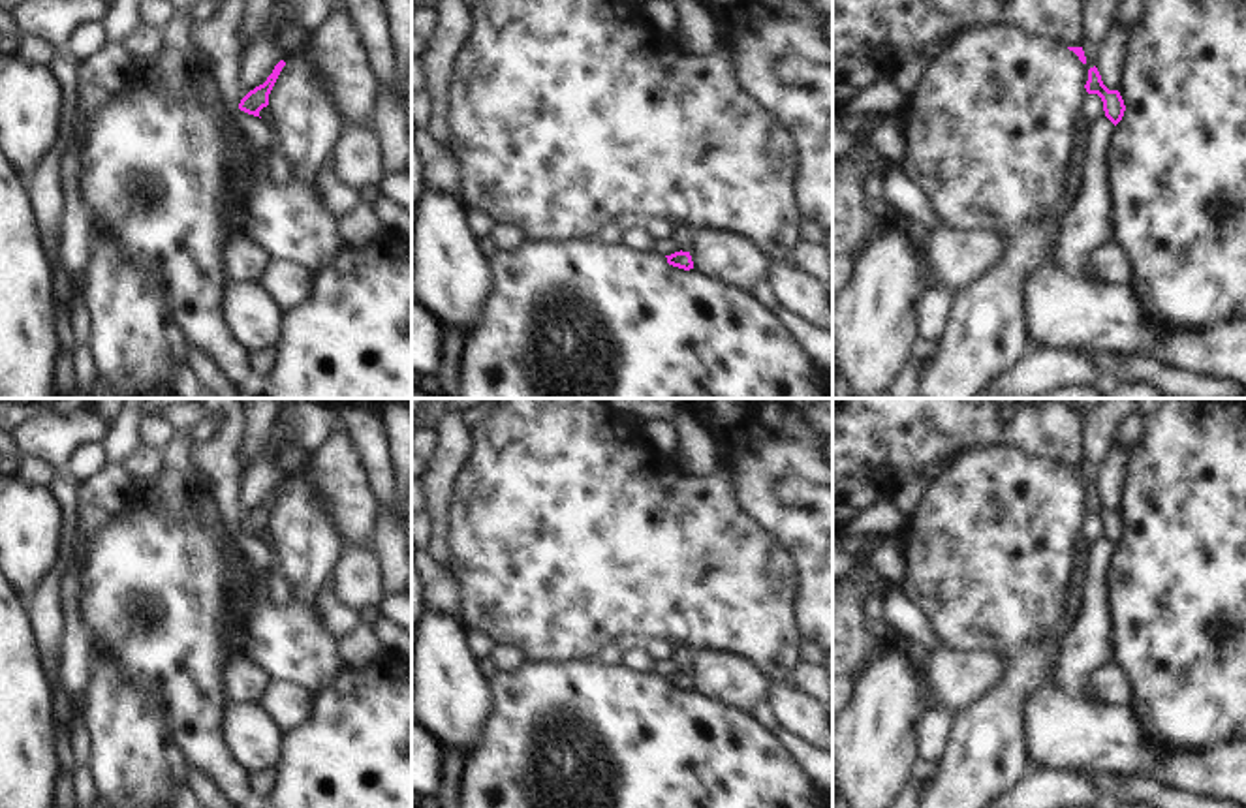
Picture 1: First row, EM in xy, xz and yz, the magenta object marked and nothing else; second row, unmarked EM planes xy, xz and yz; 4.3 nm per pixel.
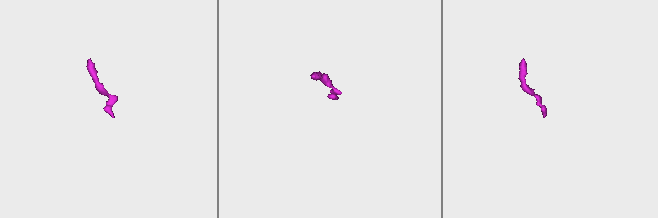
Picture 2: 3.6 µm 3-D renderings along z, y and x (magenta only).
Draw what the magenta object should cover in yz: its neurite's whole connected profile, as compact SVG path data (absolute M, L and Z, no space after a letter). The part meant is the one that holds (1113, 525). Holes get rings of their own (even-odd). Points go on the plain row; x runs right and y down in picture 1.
M1096 487L1088 490L1088 502L1084 509L1088 515L1098 515L1101 519L1105 537L1116 547L1122 541L1126 532L1124 521L1118 511L1109 511L1103 505Z

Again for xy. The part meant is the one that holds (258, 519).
M280 481L274 487L273 494L267 498L267 502L263 505L256 507L254 511L250 511L241 521L239 530L248 534L248 536L259 537L259 532L269 526L269 515L271 515L284 487L286 487L286 483Z

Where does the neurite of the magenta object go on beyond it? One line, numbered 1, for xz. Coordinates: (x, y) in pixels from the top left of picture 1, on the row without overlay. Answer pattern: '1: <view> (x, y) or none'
1: none

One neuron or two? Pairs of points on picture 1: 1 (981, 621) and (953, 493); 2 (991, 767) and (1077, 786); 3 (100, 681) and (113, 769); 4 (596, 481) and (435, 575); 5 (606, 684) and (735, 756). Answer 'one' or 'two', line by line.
1: one
2: two
3: one
4: two
5: one

